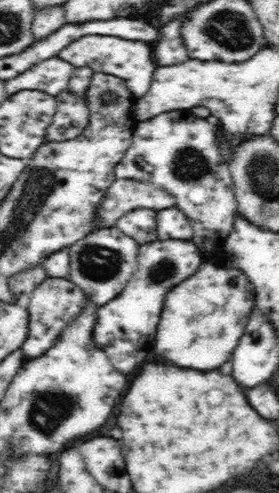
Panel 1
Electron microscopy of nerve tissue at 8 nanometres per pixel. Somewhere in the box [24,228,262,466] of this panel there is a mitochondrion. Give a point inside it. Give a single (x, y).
(57, 398)

